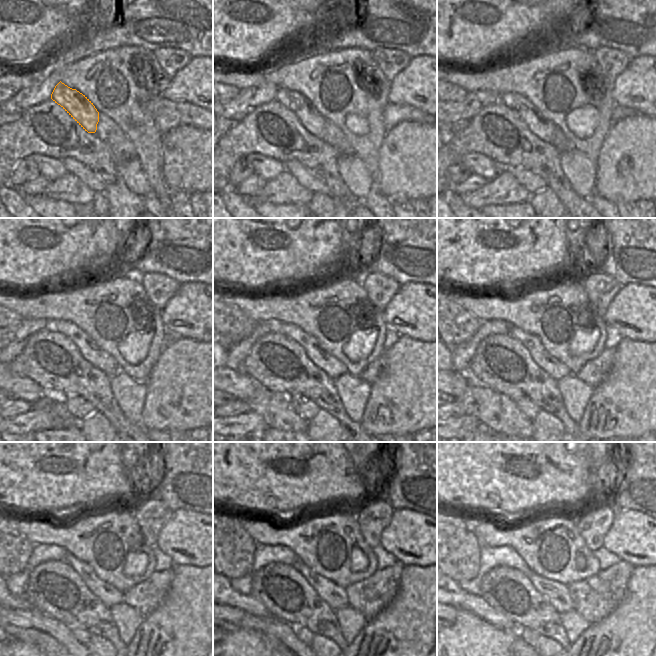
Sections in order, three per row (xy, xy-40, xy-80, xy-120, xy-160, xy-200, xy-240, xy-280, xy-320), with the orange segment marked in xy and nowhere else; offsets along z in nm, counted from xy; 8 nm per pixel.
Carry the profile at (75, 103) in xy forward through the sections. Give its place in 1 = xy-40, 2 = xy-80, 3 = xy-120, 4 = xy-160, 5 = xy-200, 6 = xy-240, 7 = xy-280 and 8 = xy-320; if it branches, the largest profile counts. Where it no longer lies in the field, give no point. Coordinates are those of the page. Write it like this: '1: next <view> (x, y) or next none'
1: next xy-40 (310, 118)
2: next xy-80 (539, 125)
3: next xy-120 (90, 351)
4: next xy-160 (333, 367)
5: next xy-200 (552, 366)
6: next xy-240 (108, 595)
7: next xy-280 (335, 596)
8: next xy-320 (557, 594)

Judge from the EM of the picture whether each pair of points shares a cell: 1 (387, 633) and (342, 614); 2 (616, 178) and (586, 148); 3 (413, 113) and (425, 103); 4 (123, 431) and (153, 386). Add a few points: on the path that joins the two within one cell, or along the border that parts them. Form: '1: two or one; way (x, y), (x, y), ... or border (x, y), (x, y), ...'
1: two; border (367, 621), (351, 642)
2: two; border (605, 136), (595, 161)
3: two; border (395, 104), (409, 104), (426, 113)
4: two; border (140, 423), (145, 430)

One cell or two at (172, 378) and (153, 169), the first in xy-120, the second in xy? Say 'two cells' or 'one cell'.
two cells

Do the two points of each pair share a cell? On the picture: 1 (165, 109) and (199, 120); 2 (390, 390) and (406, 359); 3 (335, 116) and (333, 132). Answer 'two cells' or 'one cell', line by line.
1: one cell
2: one cell
3: two cells

